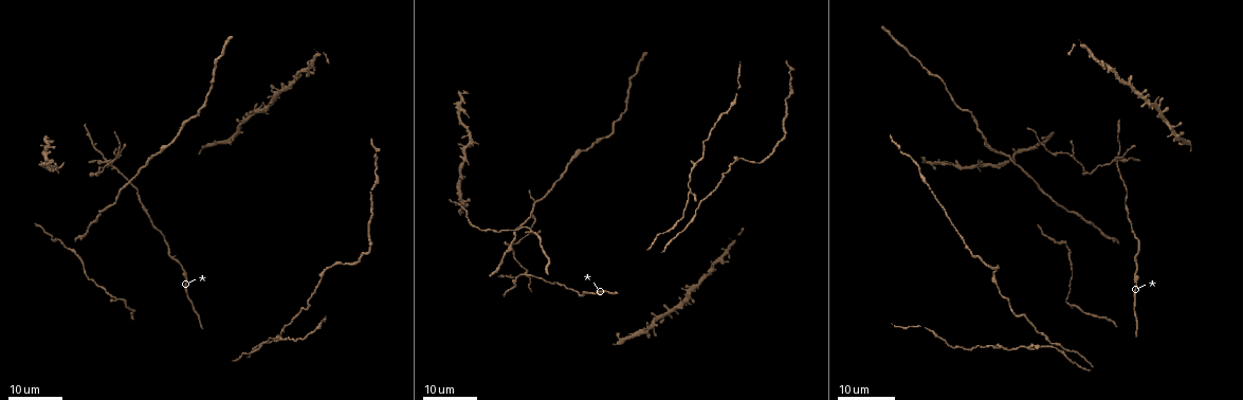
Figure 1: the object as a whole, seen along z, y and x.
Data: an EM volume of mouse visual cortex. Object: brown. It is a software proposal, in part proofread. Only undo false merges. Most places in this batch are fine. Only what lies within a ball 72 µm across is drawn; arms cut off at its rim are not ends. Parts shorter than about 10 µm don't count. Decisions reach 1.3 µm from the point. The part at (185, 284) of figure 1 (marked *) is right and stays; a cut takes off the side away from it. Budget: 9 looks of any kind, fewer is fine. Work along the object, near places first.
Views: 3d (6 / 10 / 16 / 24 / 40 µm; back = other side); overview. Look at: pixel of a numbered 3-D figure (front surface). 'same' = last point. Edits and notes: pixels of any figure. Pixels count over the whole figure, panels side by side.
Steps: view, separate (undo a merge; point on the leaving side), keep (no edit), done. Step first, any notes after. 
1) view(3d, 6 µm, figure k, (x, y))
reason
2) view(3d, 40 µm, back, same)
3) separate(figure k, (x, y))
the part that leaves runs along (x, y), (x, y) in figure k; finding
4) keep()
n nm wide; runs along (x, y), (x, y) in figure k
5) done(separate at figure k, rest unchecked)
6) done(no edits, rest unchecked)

view(3d, 16 µm, figure 1, (1026, 346))
thick turns thin

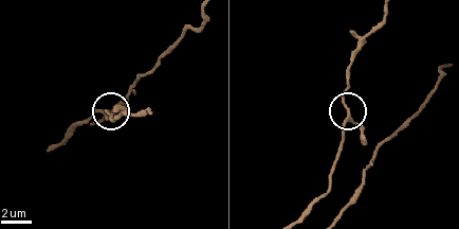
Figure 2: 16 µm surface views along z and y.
view(3d, 10 µm, figure 2, (346, 107))

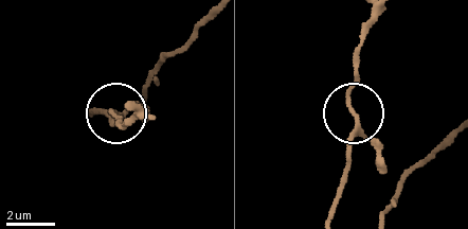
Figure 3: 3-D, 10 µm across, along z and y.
keep()
3 arms; continuous, no second neuron

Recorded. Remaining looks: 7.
view(3d, 16 µm, figure 1, (531, 230))

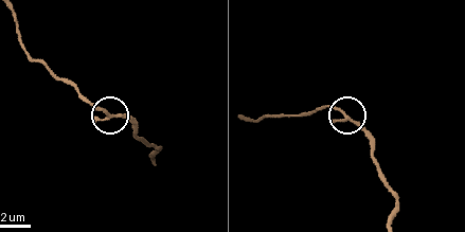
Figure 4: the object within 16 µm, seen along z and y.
view(3d, 10 µm, figure 4, (349, 117))

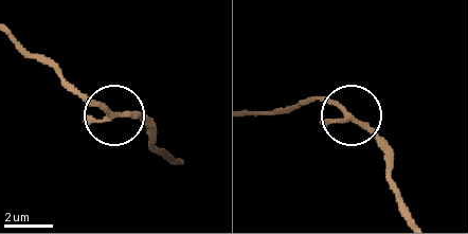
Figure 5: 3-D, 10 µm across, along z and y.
keep()
3 arms; one neuron here

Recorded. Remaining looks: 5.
view(3d, 24 µm, figure 1, (1115, 159))
four-way junction

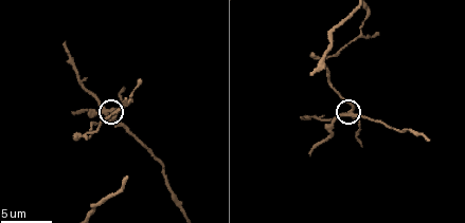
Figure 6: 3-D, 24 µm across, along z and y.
view(3d, 6 µm, figure 6, (351, 109))

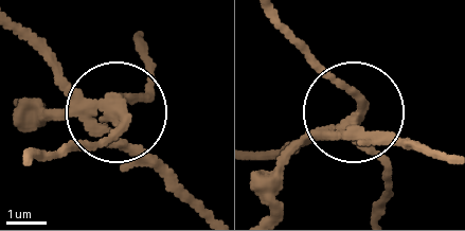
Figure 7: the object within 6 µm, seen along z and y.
separate(figure 7, (39, 109))
the part that leaves runs along (328, 129), (352, 100), (278, 18) in figure 7; two neurons meet here

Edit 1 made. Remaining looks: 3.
view(overview)

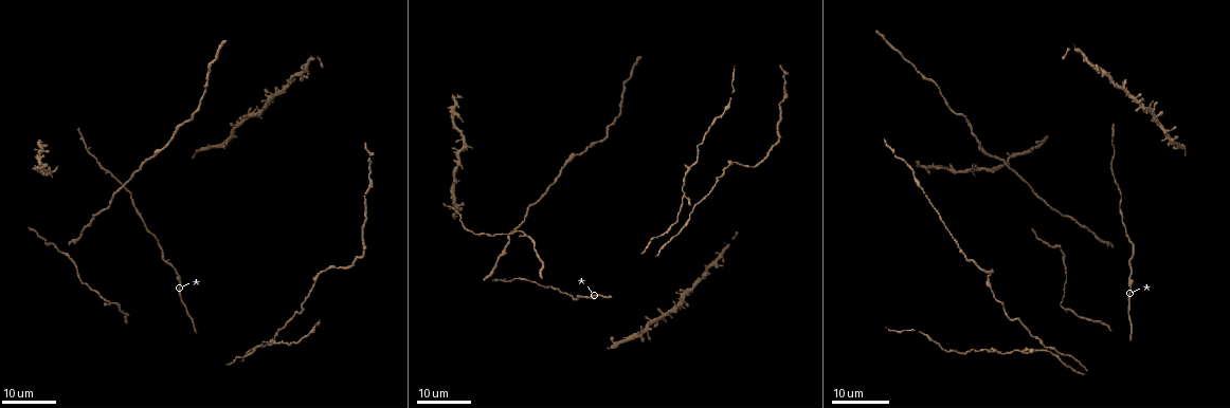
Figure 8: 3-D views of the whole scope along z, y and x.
view(3d, 24 µm, figure 8, (1118, 211))
sudden change in width

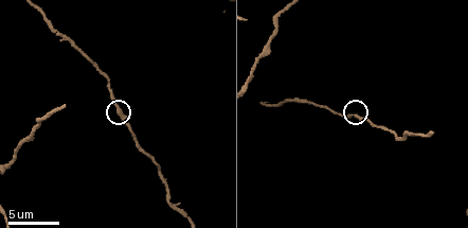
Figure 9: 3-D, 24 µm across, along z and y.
view(3d, 6 µm, figure 9, (119, 107))
closer look

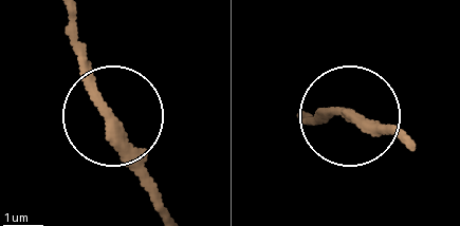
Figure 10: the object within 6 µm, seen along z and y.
keep()
runs along (172, 217), (71, 39) in figure 10; all the same neuron

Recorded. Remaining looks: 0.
done(separate at figure 7, rest unchecked)

